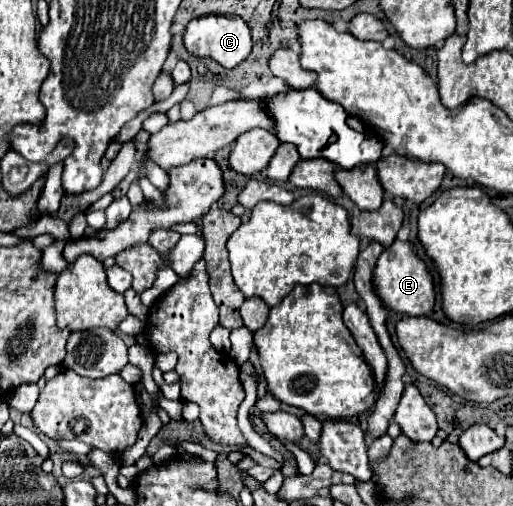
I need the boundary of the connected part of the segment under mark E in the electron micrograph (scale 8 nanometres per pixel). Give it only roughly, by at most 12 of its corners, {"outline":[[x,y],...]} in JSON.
{"outline":[[410,241],[382,251],[374,291],[384,307],[426,315],[434,283]]}

